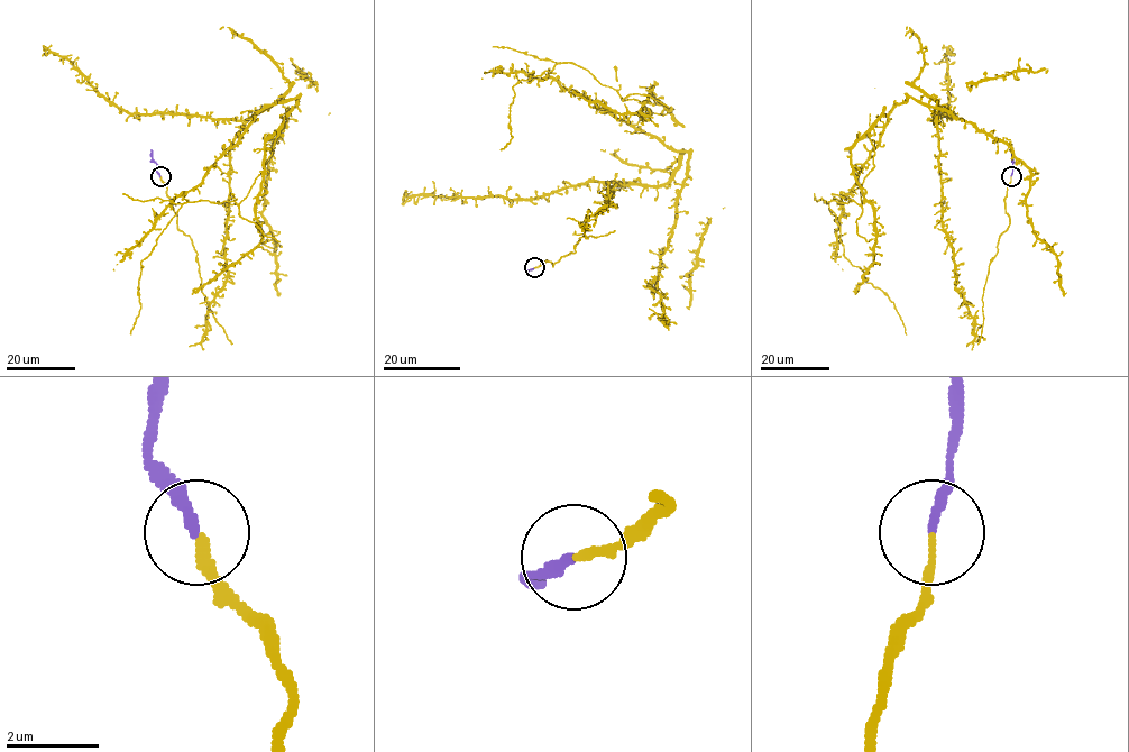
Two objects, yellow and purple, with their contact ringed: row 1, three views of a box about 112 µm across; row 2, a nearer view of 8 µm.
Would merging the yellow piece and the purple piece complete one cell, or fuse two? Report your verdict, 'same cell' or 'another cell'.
same cell

